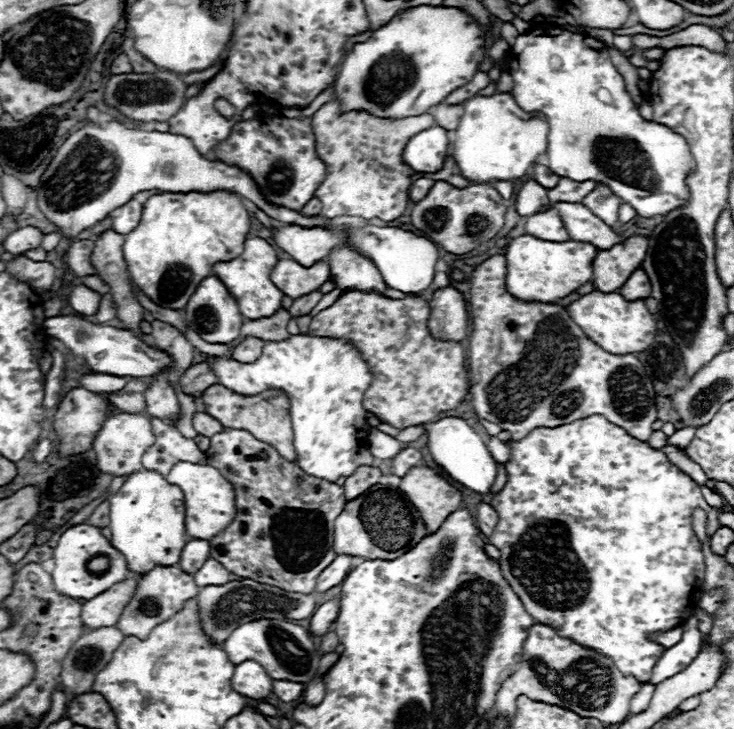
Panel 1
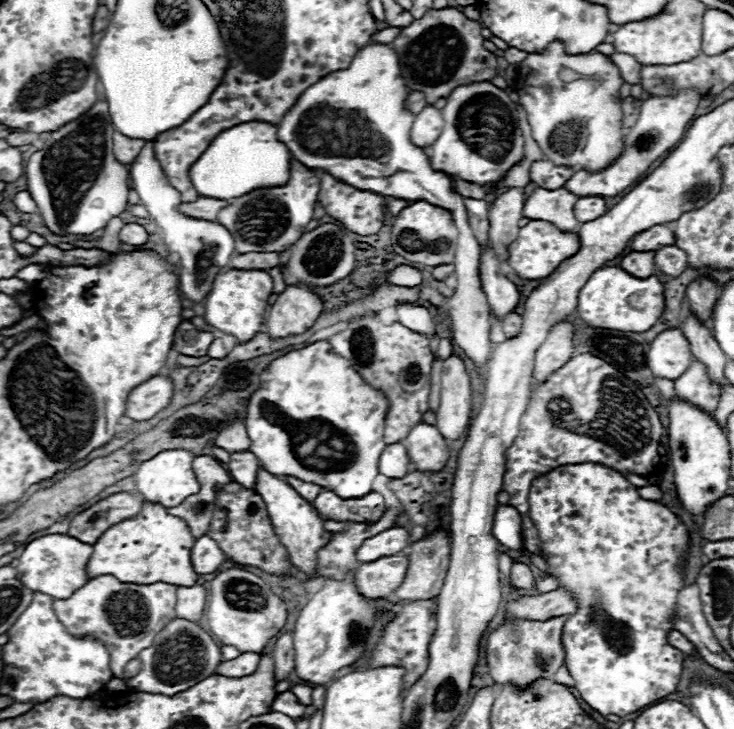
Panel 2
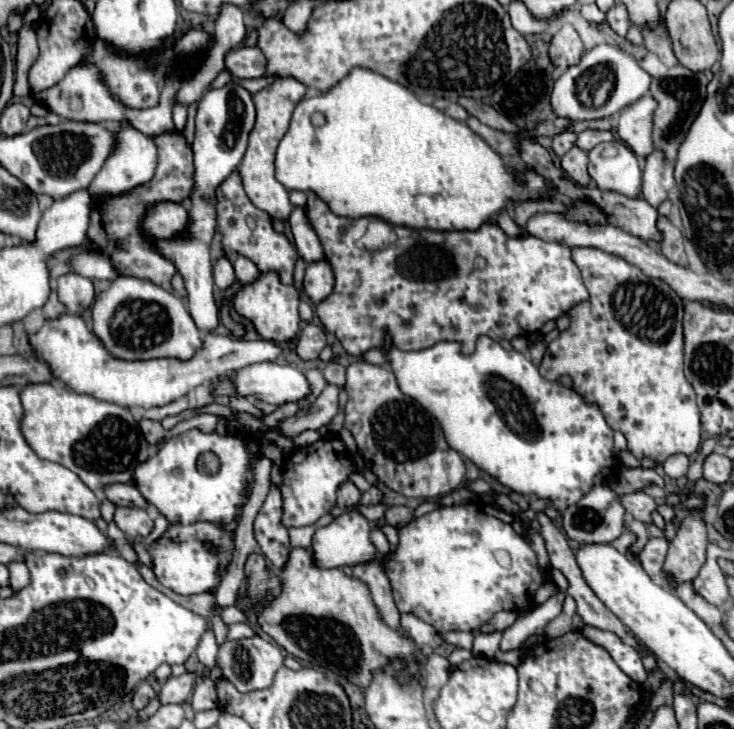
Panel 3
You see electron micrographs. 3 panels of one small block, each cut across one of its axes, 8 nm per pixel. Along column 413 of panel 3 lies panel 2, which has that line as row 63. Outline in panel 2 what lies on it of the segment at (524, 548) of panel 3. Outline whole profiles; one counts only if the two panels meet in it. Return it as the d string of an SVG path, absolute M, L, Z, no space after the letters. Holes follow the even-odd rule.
M560 42L548 46L544 54L528 54L528 58L520 62L516 76L516 92L522 108L526 110L528 124L532 128L532 138L548 160L556 162L556 166L578 164L586 170L596 172L608 166L622 152L622 104L618 98L618 90L622 86L620 82L624 84L620 70L608 56L598 52L570 56L564 54L564 46L560 46Z

